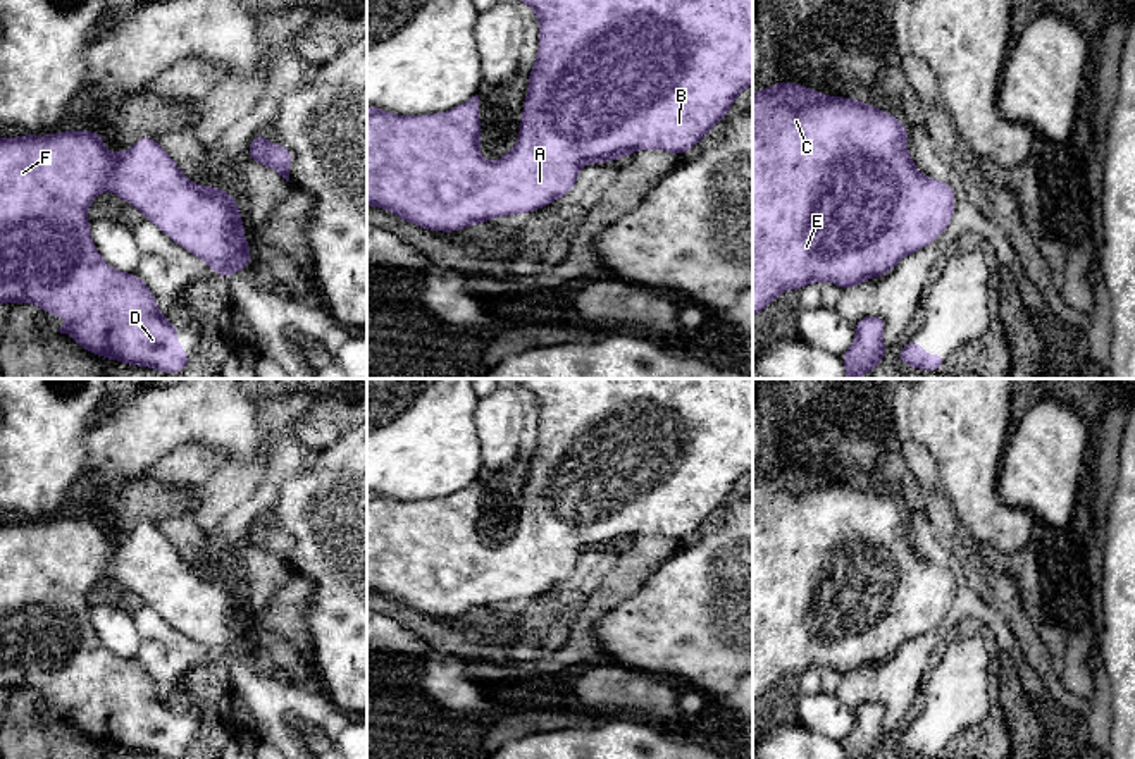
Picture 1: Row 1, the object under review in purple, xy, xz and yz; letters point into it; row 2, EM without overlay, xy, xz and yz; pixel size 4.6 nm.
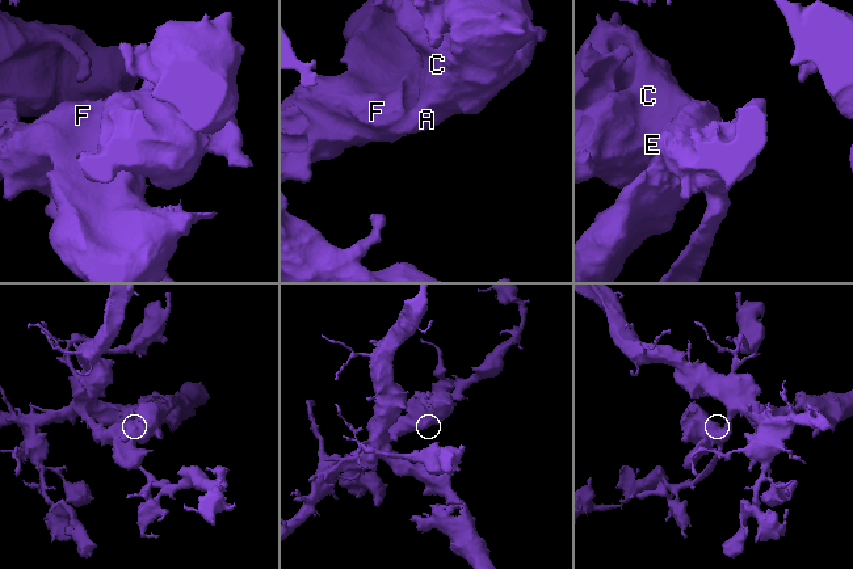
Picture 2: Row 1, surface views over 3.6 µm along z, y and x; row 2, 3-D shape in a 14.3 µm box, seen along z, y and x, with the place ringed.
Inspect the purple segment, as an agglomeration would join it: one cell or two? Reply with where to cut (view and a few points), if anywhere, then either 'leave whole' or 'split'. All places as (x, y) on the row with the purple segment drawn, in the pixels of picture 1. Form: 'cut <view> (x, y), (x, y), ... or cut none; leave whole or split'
cut none; leave whole

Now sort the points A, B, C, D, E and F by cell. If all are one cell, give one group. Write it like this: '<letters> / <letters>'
A B C D E F

